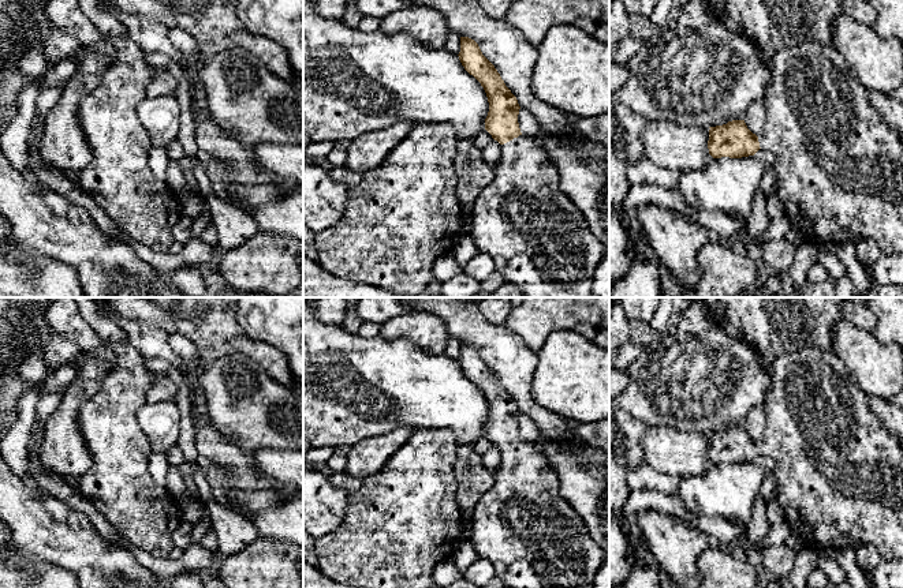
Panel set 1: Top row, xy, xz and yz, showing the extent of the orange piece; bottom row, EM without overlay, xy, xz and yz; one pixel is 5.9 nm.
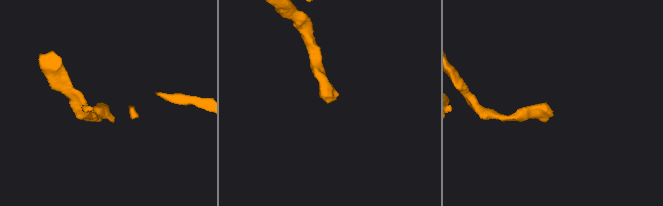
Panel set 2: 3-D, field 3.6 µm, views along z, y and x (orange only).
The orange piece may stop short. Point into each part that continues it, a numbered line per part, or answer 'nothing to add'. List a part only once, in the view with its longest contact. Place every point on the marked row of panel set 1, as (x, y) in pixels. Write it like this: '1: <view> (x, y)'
1: xz (540, 242)

